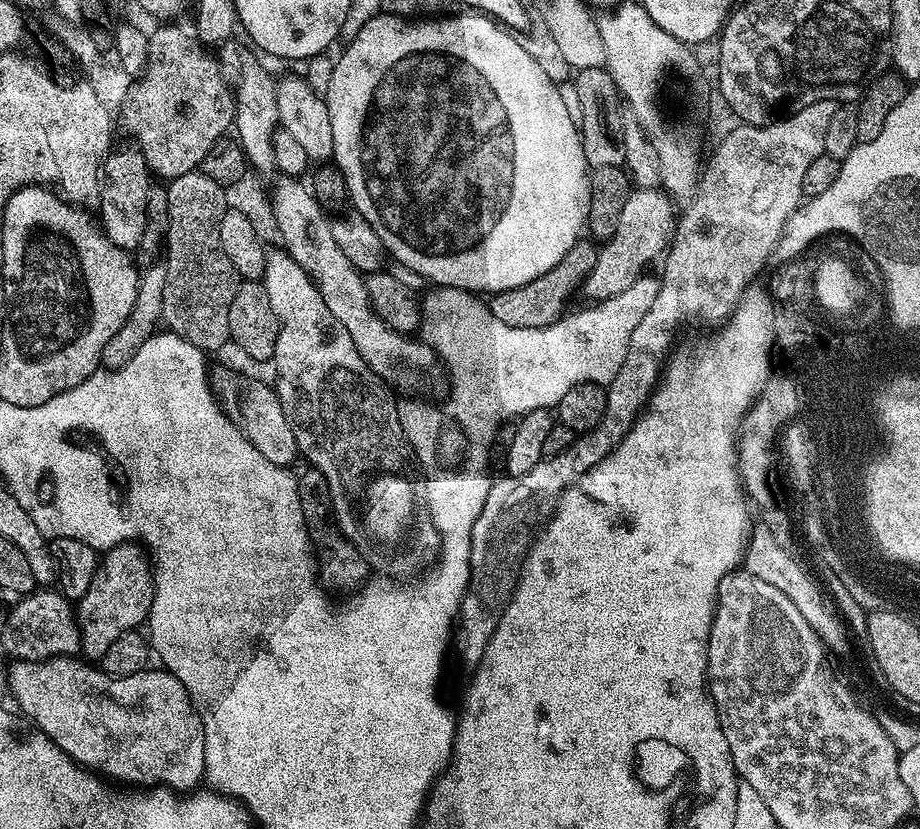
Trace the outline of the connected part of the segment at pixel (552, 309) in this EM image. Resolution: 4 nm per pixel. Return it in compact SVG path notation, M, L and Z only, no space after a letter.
M591 239L577 240L575 246L566 254L566 258L562 258L562 262L554 266L554 270L546 270L546 274L534 278L534 282L526 282L526 286L491 293L487 301L489 310L494 314L494 318L499 318L506 322L506 326L515 328L550 326L558 322L561 316L565 315L567 308L564 307L571 302L572 295L583 289L588 275L594 270L597 251L597 245Z

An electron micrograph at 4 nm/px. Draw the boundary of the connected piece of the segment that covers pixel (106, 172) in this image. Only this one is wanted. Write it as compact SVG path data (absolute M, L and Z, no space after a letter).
M139 150L115 152L113 151L102 165L98 224L111 244L125 250L136 250L140 247L148 225L146 202L150 187L150 181L148 181L150 171Z

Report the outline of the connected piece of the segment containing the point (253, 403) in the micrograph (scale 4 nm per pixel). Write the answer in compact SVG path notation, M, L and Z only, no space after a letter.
M215 368L210 372L212 394L220 409L228 415L230 422L242 430L242 434L254 446L254 450L262 450L270 462L292 466L298 460L298 449L294 430L286 418L286 414L280 405L280 399L276 397L276 389L271 383L263 384L260 380L251 380L232 368Z

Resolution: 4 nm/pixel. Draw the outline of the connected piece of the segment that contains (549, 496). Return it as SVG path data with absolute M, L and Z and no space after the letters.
M632 378L614 382L606 393L606 414L594 430L579 433L575 442L562 450L562 454L543 458L528 474L521 477L504 474L501 480L493 479L482 514L478 514L478 522L474 522L474 530L470 534L470 578L454 632L455 647L460 647L469 665L474 666L480 661L484 647L498 626L504 606L516 588L516 577L524 565L524 556L538 535L537 529L555 512L560 495L622 442L651 395L649 388L634 386Z

